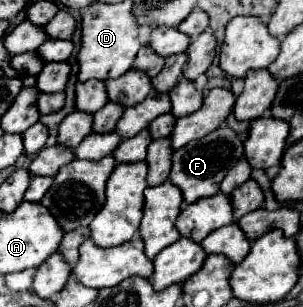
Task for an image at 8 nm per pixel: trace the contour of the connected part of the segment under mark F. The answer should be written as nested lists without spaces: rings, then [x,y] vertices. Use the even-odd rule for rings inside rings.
[[[218,128],[214,130],[212,134],[200,138],[200,140],[194,140],[194,142],[188,142],[186,146],[174,150],[174,156],[172,156],[172,170],[170,170],[170,182],[176,184],[180,190],[182,190],[182,196],[184,196],[184,202],[186,204],[192,204],[196,202],[198,198],[206,198],[206,196],[212,196],[216,194],[220,188],[220,182],[222,178],[226,176],[226,172],[244,156],[244,150],[242,150],[242,140],[240,136],[232,130],[232,128]]]

